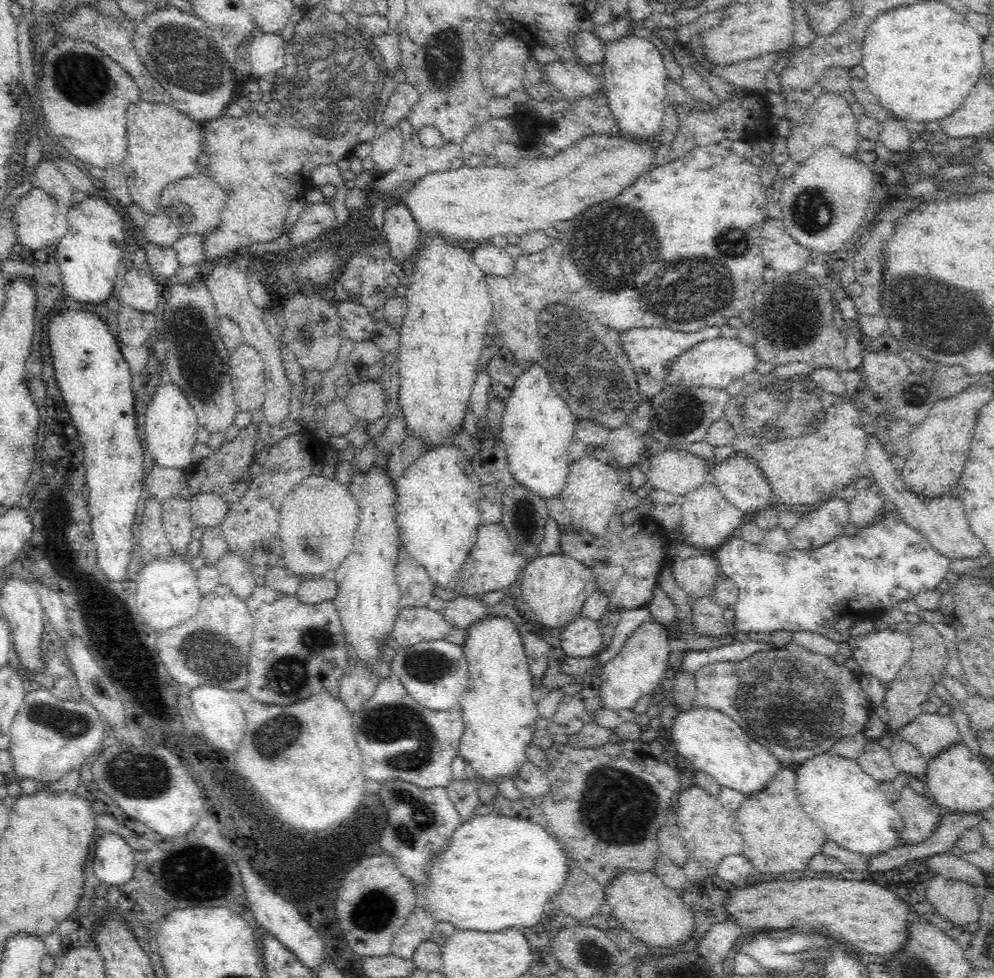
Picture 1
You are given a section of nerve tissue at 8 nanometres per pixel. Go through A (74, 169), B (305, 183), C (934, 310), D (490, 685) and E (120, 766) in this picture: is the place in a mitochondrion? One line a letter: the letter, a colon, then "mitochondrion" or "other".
A: other
B: other
C: mitochondrion
D: other
E: mitochondrion

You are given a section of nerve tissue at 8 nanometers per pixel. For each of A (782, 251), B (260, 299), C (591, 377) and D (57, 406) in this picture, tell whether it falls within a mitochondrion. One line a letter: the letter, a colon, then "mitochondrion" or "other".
A: other
B: other
C: mitochondrion
D: other

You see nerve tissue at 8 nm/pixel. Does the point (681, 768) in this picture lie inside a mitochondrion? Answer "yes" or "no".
no

